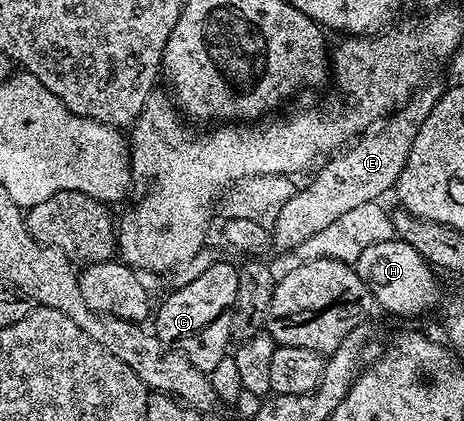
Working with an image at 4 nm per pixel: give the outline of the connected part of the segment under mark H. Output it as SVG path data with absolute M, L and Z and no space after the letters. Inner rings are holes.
M398 237L369 245L353 264L365 281L376 304L391 315L419 315L431 311L439 303L439 279L436 268L427 263L405 240Z

